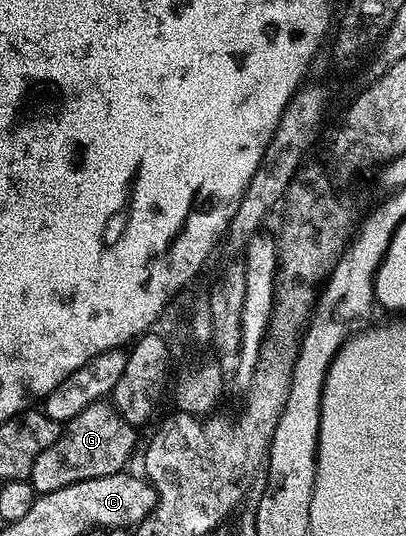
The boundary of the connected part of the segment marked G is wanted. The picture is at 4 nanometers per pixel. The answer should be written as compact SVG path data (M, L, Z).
M100 402L85 406L77 418L63 425L63 432L33 462L29 477L36 493L52 492L61 486L69 486L78 480L101 478L114 472L124 471L128 467L127 459L135 448L136 429L119 412L114 403Z

